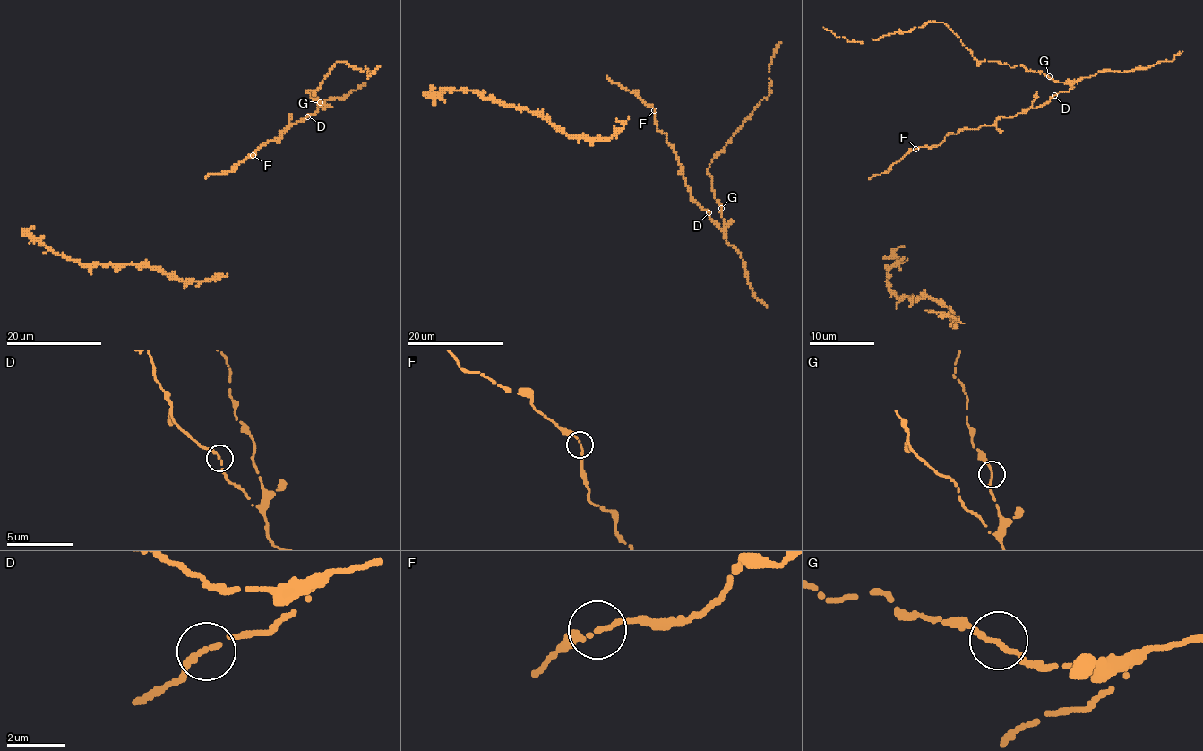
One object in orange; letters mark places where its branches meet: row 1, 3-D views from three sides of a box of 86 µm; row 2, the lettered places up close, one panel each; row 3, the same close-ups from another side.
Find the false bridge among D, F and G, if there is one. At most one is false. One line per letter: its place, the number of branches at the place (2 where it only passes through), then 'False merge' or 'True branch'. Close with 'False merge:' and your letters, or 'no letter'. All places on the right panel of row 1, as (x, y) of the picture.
D: Place: (1054, 95). Branches: 2. True branch
F: Place: (915, 149). Branches: 2. True branch
G: Place: (1049, 76). Branches: 2. True branch
False merge: no letter

